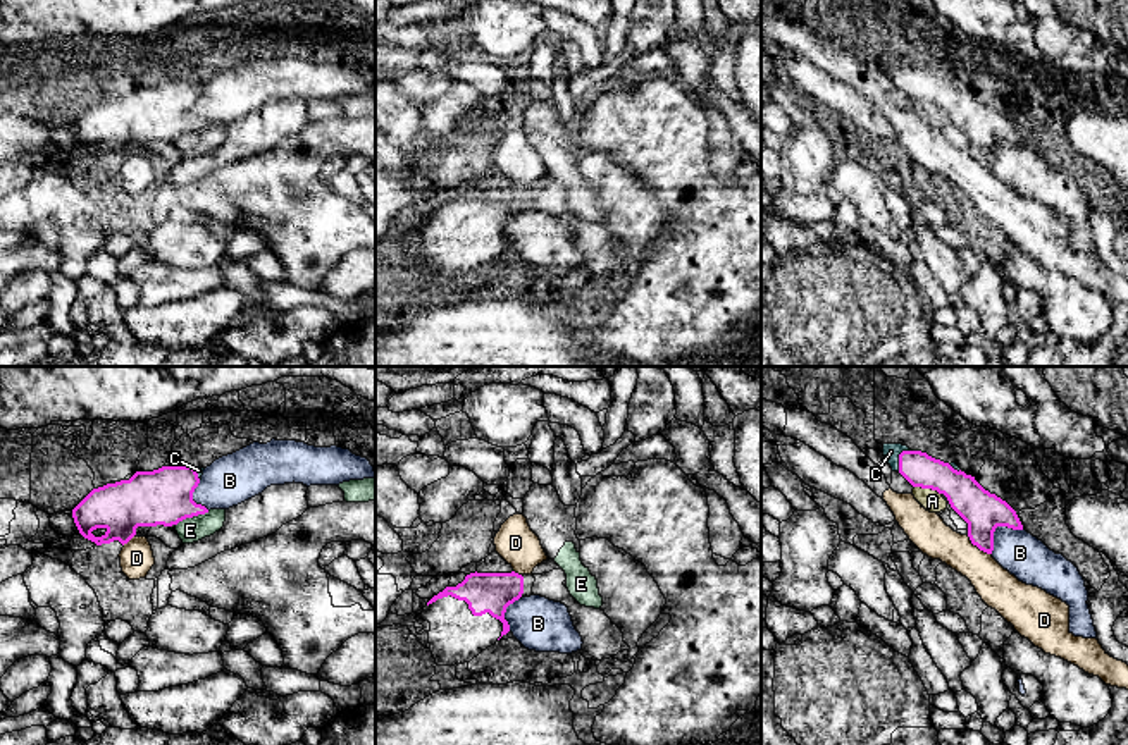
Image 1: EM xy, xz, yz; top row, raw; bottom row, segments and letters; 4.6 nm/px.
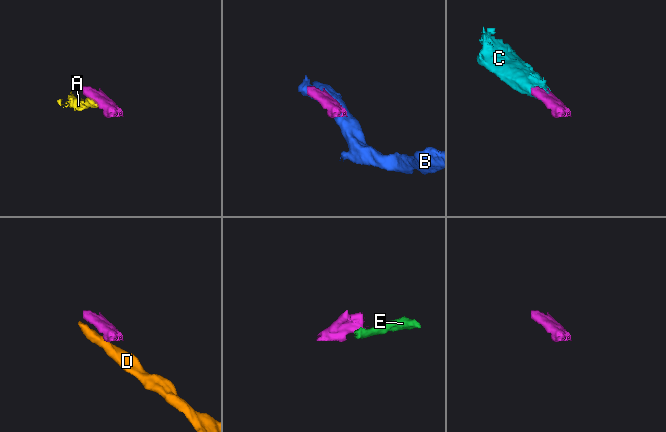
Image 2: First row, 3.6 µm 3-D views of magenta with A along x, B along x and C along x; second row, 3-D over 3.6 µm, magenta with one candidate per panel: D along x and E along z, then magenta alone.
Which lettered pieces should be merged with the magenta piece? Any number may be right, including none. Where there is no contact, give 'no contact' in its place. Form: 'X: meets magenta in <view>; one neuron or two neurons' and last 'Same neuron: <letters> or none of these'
A: meets magenta in yz; two neurons
B: meets magenta in yz; two neurons
C: meets magenta in yz; one neuron
D: meets magenta in yz; two neurons
E: meets magenta in xy; two neurons
Same neuron: C

